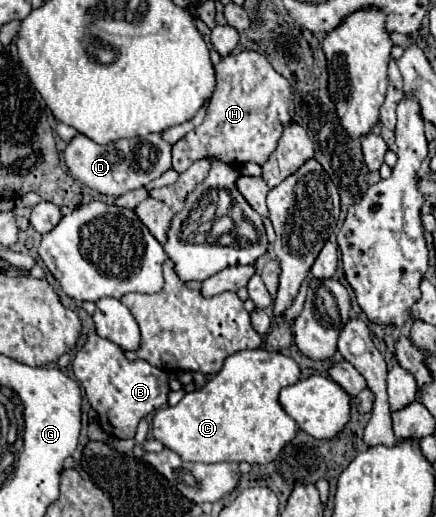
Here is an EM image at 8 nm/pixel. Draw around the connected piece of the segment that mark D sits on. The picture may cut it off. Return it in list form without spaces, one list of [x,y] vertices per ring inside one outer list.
[[[77,134],[65,148],[65,164],[73,178],[97,190],[103,196],[123,196],[129,190],[143,188],[171,168],[171,144],[161,134],[147,134],[143,138],[121,138],[111,144],[95,144],[91,138]]]

